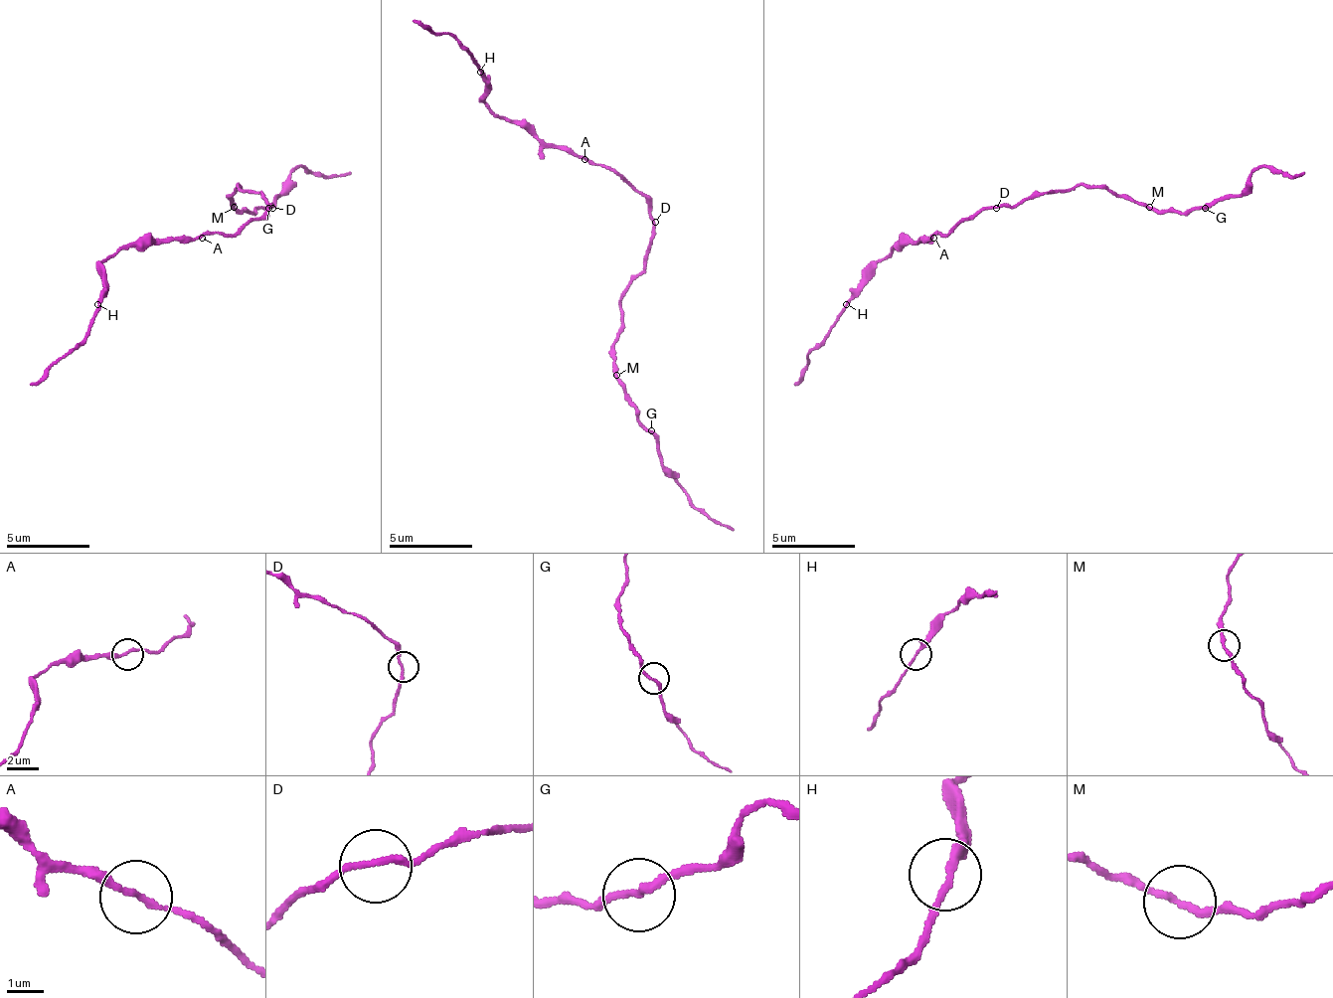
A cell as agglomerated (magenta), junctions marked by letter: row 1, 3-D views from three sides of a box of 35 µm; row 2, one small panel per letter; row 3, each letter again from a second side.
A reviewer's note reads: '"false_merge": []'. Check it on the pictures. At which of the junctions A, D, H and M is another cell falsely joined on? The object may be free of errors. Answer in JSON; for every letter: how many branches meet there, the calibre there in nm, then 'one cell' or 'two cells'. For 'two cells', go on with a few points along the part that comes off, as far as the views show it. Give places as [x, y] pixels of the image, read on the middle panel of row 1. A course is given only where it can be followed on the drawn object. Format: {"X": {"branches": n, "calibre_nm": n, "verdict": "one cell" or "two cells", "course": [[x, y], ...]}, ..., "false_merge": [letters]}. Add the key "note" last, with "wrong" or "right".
{"A": {"branches": 2, "calibre_nm": 190, "verdict": "one cell"}, "D": {"branches": 2, "calibre_nm": 170, "verdict": "one cell"}, "H": {"branches": 2, "calibre_nm": 220, "verdict": "one cell"}, "M": {"branches": 2, "calibre_nm": 200, "verdict": "one cell"}, "false_merge": [], "note": "right"}

